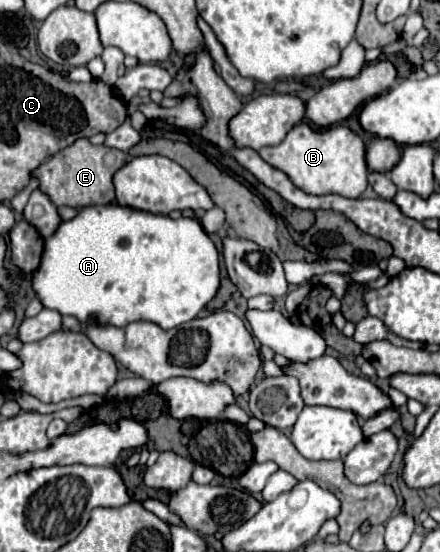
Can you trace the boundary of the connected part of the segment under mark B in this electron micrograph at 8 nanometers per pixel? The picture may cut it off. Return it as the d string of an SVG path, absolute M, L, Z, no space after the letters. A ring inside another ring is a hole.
M300 123L294 127L280 145L262 147L260 157L268 161L272 167L278 167L294 179L296 187L312 195L326 195L336 193L342 197L356 199L364 193L368 181L368 167L366 167L366 149L362 139L344 125L330 127L324 131L314 131L308 123Z

